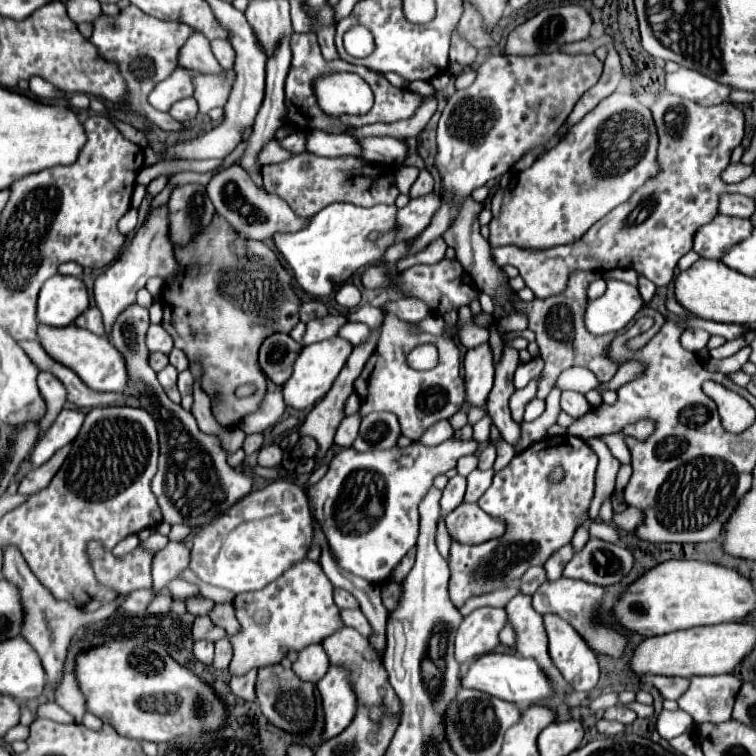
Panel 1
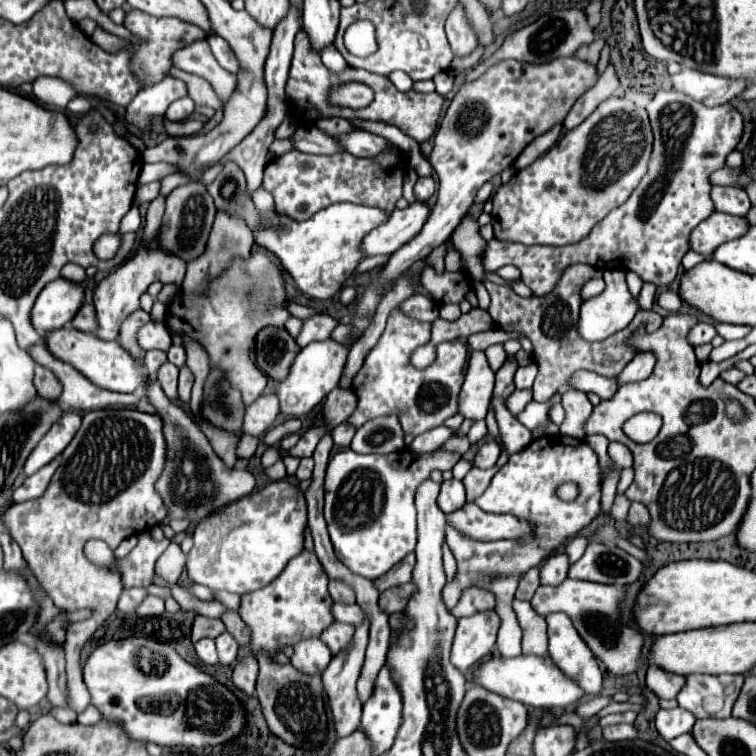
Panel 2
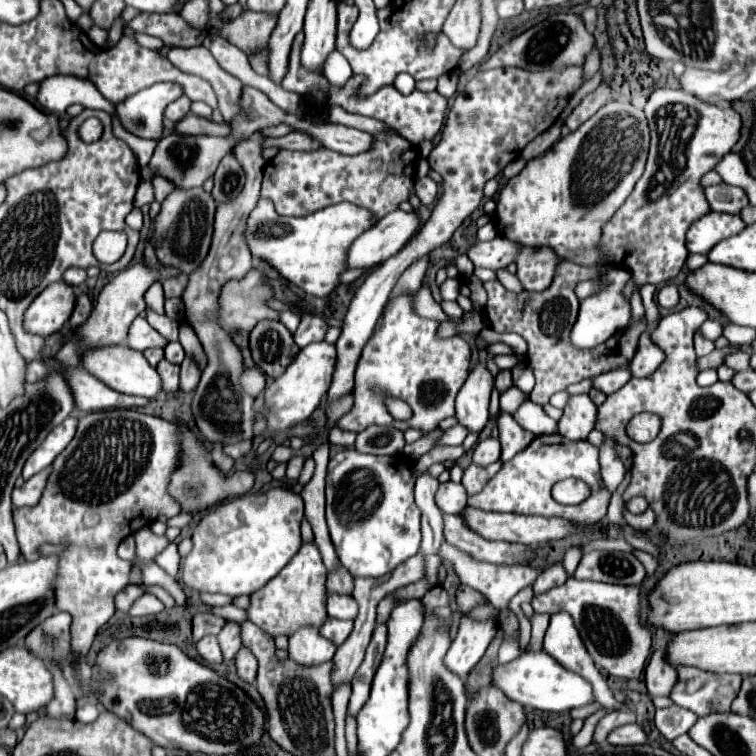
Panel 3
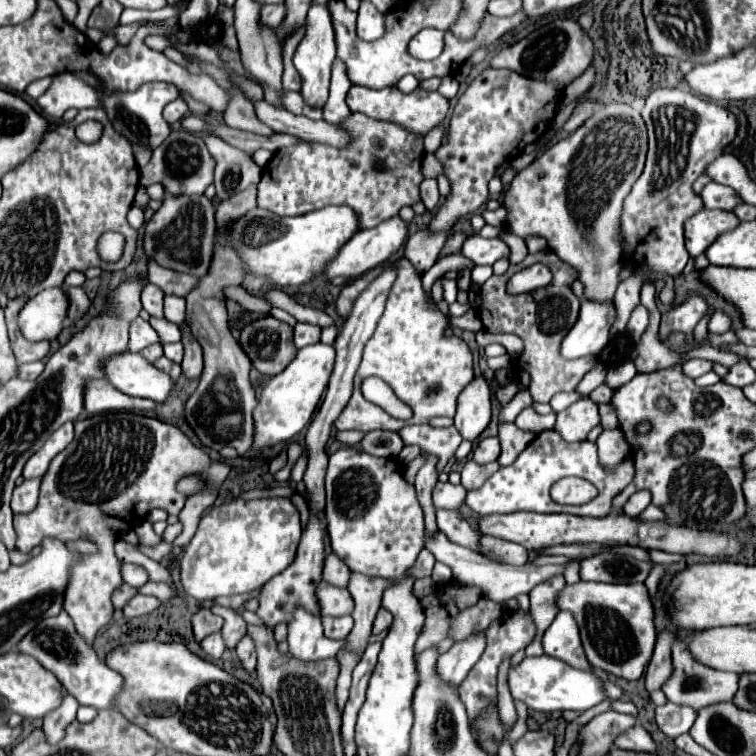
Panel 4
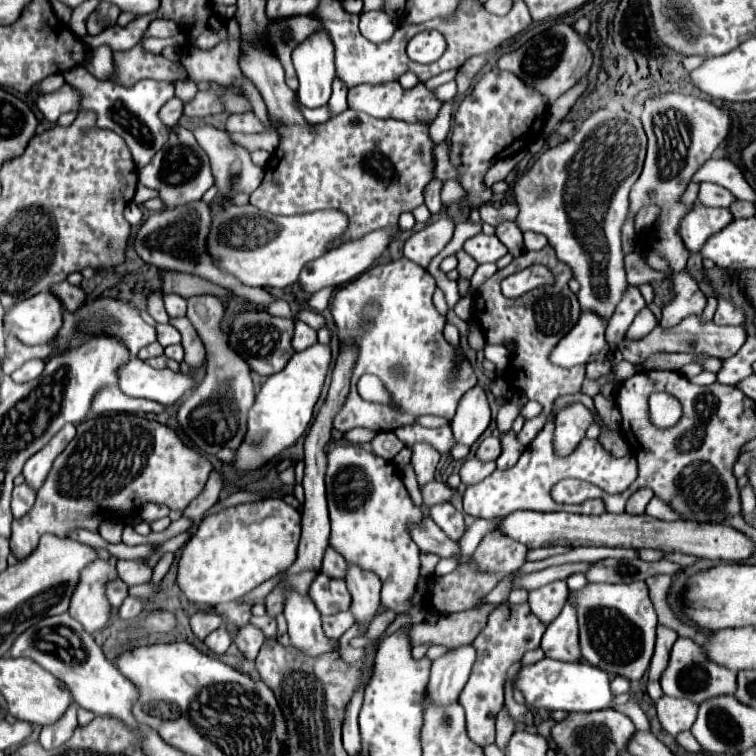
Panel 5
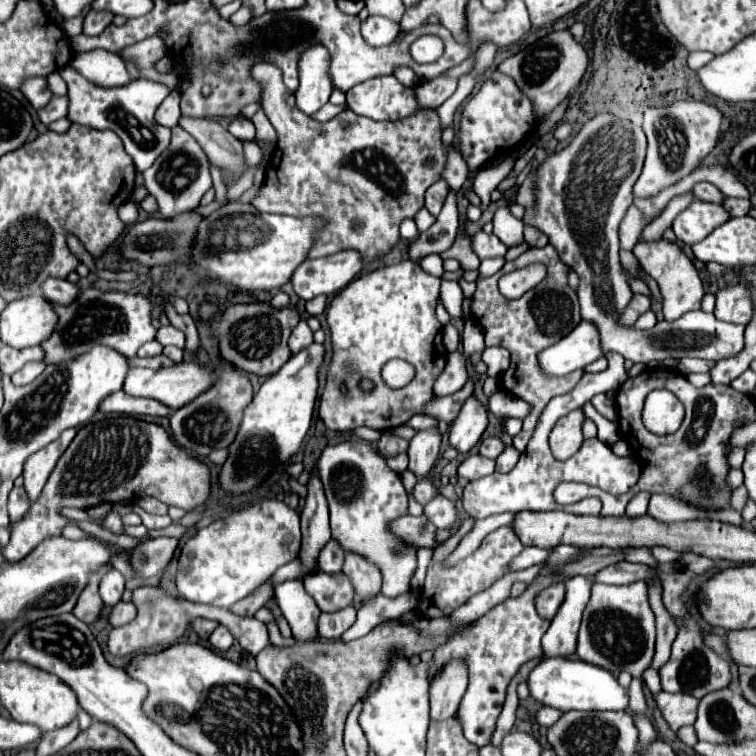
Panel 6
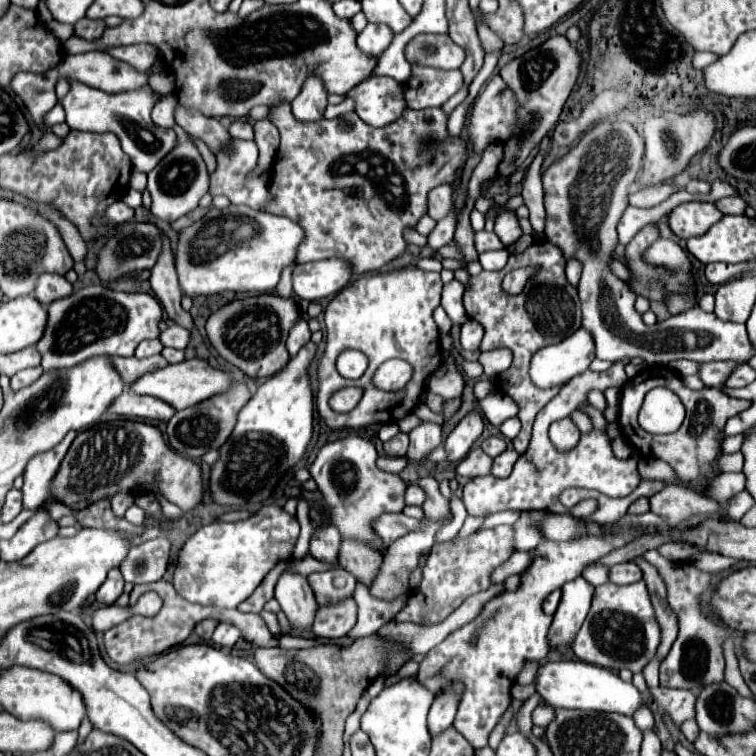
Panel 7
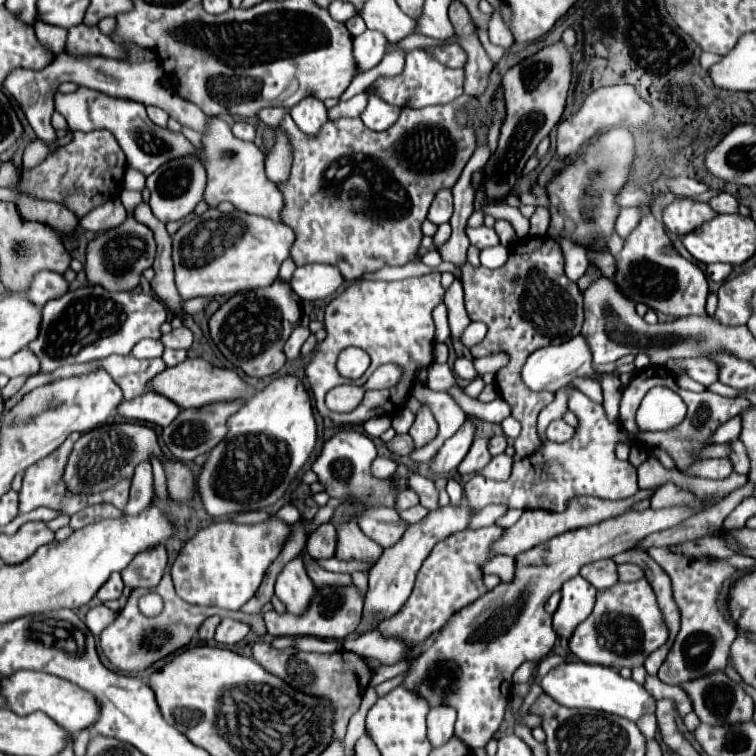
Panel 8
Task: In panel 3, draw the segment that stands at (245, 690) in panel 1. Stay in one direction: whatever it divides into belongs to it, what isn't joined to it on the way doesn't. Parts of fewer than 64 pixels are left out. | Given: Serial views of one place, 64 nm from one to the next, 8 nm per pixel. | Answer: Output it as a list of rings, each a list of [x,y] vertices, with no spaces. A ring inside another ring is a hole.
[[[240,648],[238,656],[236,656],[236,674],[238,674],[238,678],[242,678],[248,684],[254,684],[256,670],[258,670],[258,662],[252,656],[252,652],[248,652],[248,648]]]

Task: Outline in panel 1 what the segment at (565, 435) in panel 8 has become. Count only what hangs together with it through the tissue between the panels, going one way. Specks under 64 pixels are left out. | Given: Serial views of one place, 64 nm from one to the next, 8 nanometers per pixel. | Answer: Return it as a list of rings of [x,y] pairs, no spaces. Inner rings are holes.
[[[562,392],[560,398],[560,406],[566,414],[570,416],[584,416],[586,412],[590,412],[590,404],[586,402],[586,398],[578,392]]]

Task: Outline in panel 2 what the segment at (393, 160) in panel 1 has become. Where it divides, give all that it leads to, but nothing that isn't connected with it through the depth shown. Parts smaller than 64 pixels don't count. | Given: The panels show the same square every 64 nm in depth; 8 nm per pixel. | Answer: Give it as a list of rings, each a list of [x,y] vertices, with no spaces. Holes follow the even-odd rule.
[[[352,132],[352,134],[342,134],[338,136],[340,144],[344,146],[346,152],[360,156],[360,158],[372,158],[382,154],[384,150],[388,150],[388,146],[392,146],[390,140],[376,136],[372,132]]]

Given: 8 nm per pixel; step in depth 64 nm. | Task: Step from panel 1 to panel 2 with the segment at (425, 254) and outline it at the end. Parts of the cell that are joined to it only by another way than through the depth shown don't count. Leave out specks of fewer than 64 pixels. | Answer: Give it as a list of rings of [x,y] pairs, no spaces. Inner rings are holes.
[[[440,244],[438,248],[434,248],[434,250],[424,258],[426,264],[434,266],[436,272],[442,272],[442,270],[444,270],[444,254],[446,254],[446,250],[448,250],[446,244]]]

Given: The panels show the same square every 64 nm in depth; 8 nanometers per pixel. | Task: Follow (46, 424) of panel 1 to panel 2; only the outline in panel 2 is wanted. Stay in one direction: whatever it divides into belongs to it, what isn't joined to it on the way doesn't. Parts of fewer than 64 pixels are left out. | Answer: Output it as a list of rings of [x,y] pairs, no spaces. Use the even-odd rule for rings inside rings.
[[[36,364],[34,384],[36,384],[38,394],[44,396],[44,398],[54,398],[56,396],[56,400],[58,400],[60,394],[62,394],[62,388],[60,388],[60,382],[56,380],[56,376],[52,376],[52,372],[48,372],[48,368],[40,368],[38,364]]]

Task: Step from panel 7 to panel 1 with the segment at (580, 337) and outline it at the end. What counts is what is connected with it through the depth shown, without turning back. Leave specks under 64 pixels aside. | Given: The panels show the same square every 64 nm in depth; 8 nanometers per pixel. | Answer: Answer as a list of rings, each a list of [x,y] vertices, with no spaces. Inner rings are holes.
[[[608,280],[604,296],[590,300],[586,308],[586,328],[592,334],[620,332],[644,306],[636,286],[620,280]]]

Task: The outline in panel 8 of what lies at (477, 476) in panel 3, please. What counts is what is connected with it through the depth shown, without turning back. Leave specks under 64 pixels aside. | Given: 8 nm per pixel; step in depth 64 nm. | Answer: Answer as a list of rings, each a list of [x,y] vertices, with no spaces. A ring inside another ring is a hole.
[[[476,438],[470,452],[466,454],[466,458],[460,462],[458,466],[458,474],[466,476],[466,474],[476,474],[480,472],[488,462],[492,460],[490,452],[488,452],[488,438]]]

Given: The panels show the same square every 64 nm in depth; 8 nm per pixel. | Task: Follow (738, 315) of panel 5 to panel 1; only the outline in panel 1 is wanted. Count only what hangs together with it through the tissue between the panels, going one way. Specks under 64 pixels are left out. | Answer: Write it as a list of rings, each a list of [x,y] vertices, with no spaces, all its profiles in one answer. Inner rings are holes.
[[[686,330],[682,334],[682,346],[694,354],[698,354],[702,348],[706,348],[710,334],[706,330]]]

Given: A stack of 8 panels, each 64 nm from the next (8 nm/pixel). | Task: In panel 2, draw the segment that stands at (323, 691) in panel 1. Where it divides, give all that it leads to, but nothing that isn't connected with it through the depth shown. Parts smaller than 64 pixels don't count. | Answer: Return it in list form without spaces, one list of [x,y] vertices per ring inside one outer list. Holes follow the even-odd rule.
[[[364,620],[364,624],[360,628],[356,628],[356,636],[354,636],[352,646],[346,652],[342,652],[340,656],[334,656],[322,674],[324,692],[328,694],[328,702],[332,708],[332,720],[334,720],[334,734],[336,736],[348,736],[352,730],[356,730],[356,726],[360,726],[362,702],[360,702],[358,692],[356,692],[356,682],[360,678],[360,668],[364,664],[366,644],[368,644],[368,620]]]

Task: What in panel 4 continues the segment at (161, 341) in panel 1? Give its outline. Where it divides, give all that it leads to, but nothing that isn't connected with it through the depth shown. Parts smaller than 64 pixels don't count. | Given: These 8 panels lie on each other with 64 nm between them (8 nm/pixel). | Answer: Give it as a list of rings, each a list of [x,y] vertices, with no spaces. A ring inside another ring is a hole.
[[[138,316],[138,318],[132,322],[132,326],[130,326],[130,342],[128,342],[130,348],[128,348],[128,350],[140,352],[140,350],[144,350],[146,346],[156,344],[156,342],[160,342],[156,330],[154,330],[146,320],[142,320],[142,318]]]

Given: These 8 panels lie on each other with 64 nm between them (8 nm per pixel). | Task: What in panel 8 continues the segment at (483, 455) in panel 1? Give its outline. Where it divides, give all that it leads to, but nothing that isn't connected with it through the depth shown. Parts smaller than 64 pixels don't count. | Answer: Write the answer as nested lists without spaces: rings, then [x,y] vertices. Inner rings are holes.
[[[494,436],[494,438],[490,438],[490,442],[488,442],[488,452],[490,452],[492,456],[502,454],[504,450],[506,450],[506,436]]]

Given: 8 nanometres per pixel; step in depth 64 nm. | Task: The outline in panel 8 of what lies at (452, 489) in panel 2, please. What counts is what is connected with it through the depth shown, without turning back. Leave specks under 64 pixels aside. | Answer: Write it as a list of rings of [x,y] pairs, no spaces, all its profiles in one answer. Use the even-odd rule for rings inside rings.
[[[412,488],[402,490],[402,492],[398,494],[398,498],[396,498],[396,510],[398,510],[398,512],[402,512],[402,510],[406,510],[406,508],[410,508],[410,506],[416,506],[416,504],[420,504],[420,500],[418,500],[418,494],[416,494]]]

